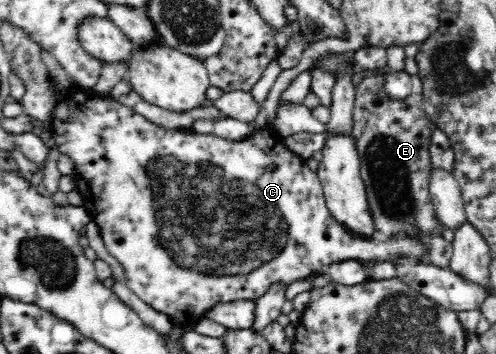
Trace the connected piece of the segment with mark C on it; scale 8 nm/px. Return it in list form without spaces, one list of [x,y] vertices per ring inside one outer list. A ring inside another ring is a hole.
[[[75,86],[63,98],[55,100],[53,119],[50,121],[53,139],[59,151],[68,155],[74,163],[75,187],[83,194],[83,207],[91,214],[92,221],[95,221],[101,229],[106,249],[124,269],[124,281],[126,286],[141,298],[146,304],[165,315],[169,316],[175,326],[192,326],[204,317],[205,312],[214,305],[223,302],[237,301],[239,299],[250,299],[256,301],[261,295],[267,293],[267,289],[280,281],[287,286],[299,279],[309,279],[326,267],[346,260],[359,260],[364,264],[381,262],[393,262],[398,258],[409,258],[411,261],[424,259],[428,248],[421,240],[413,240],[401,235],[401,238],[390,237],[388,241],[378,241],[371,237],[353,234],[349,228],[333,219],[325,203],[325,194],[321,185],[318,173],[313,172],[302,157],[297,156],[285,146],[283,137],[273,128],[273,124],[263,127],[240,140],[223,139],[214,135],[197,133],[189,129],[164,129],[155,123],[138,115],[118,100],[109,99],[92,88],[81,89]]]

